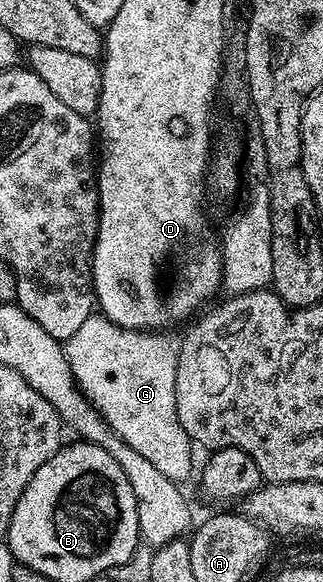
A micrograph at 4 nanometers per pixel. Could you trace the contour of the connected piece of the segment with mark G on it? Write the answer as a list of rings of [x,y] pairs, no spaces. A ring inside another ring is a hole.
[[[91,315],[84,319],[80,331],[72,335],[72,339],[64,342],[66,358],[74,376],[87,401],[94,410],[108,423],[110,430],[117,437],[138,451],[161,471],[168,479],[181,482],[182,477],[190,473],[190,436],[180,427],[180,419],[176,415],[176,363],[178,362],[178,345],[172,338],[166,337],[162,331],[143,331],[140,329],[125,329],[113,325],[108,318],[101,315]]]

